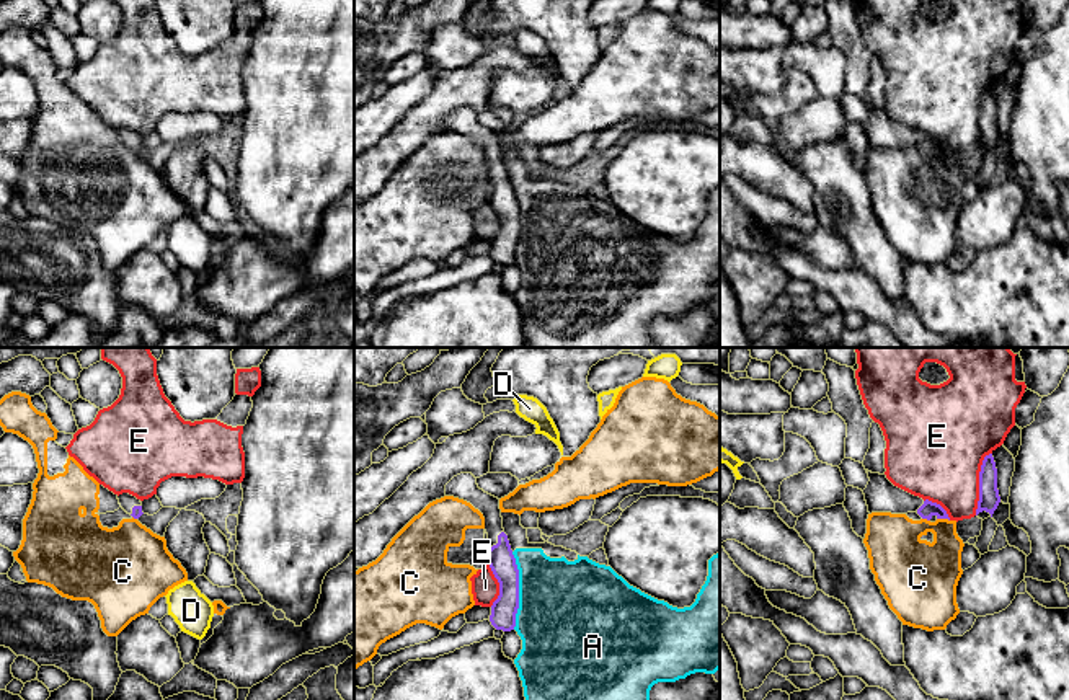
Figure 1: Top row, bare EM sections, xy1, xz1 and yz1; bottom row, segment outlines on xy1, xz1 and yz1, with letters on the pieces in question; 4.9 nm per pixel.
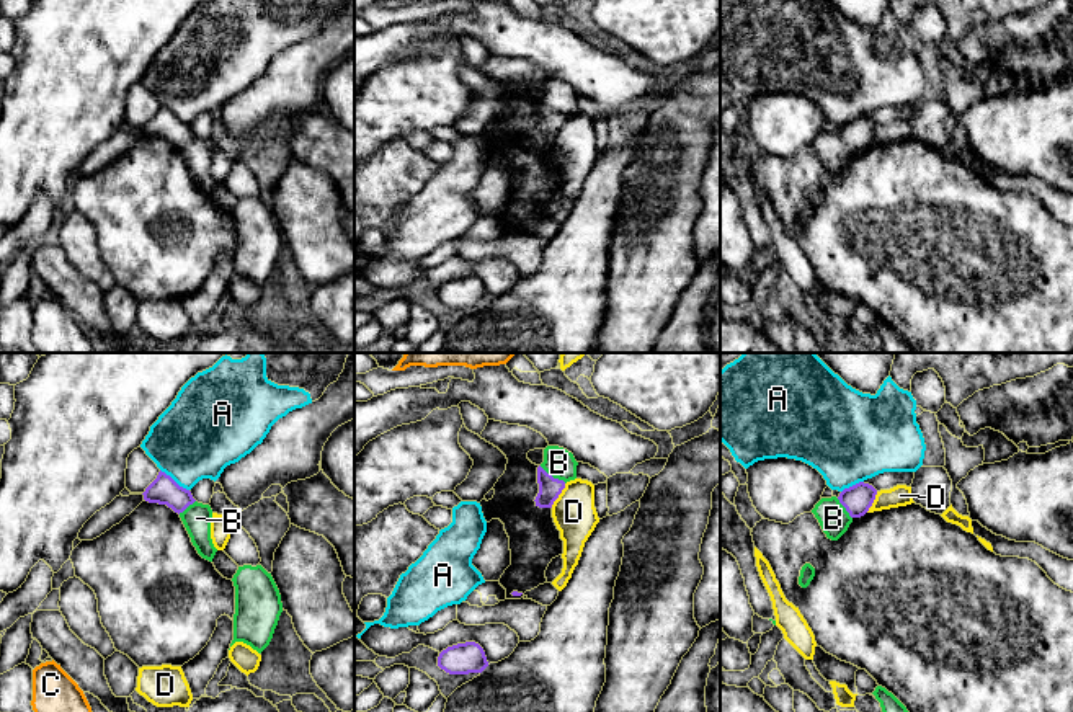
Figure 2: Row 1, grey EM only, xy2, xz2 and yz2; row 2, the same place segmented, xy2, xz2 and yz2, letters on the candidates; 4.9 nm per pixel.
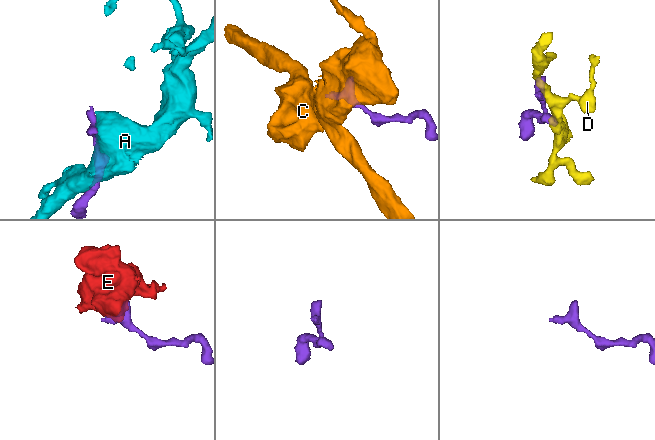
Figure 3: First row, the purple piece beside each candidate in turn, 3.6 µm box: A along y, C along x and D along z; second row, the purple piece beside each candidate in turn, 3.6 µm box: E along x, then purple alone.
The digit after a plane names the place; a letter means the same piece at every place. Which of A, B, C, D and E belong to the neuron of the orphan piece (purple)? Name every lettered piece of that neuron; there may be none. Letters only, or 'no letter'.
no letter

